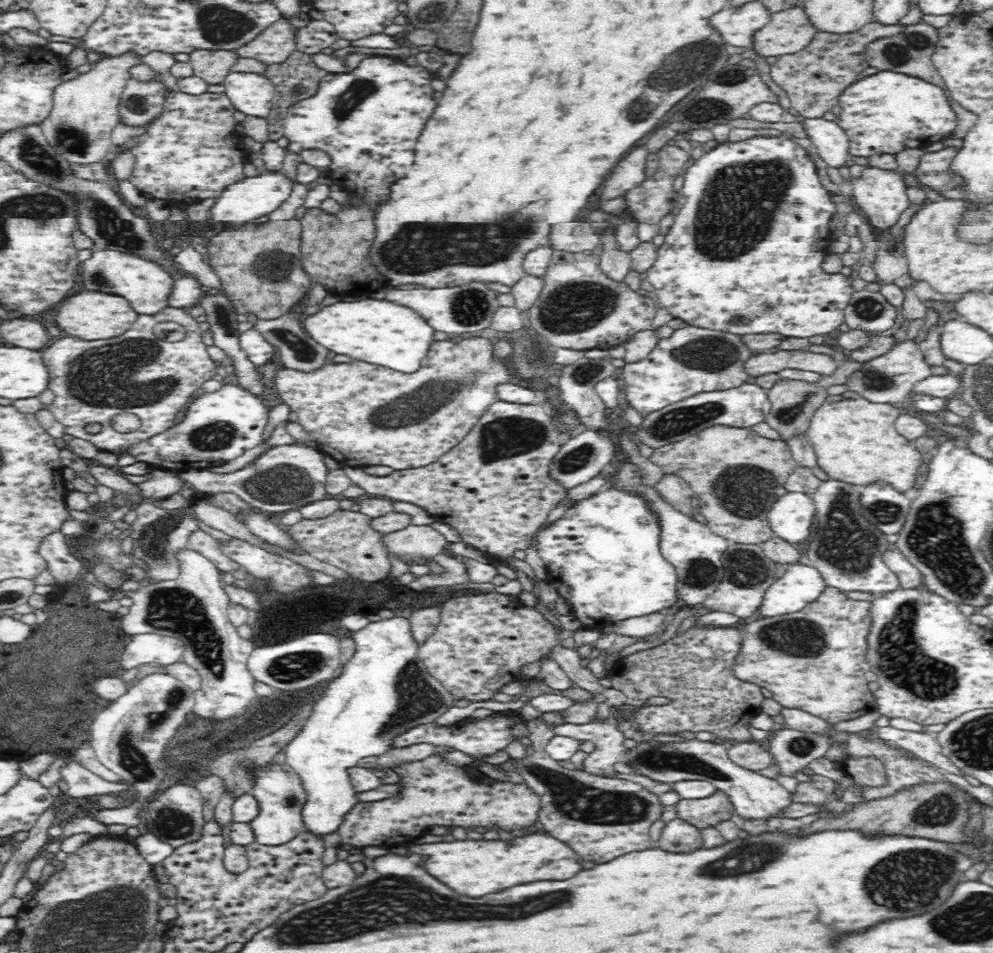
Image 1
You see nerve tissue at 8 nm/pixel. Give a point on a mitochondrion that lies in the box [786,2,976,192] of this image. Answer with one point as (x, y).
(896, 54)

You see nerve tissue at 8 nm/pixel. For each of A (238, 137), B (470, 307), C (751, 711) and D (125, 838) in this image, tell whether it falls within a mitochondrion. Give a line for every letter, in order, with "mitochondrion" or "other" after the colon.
A: other
B: mitochondrion
C: other
D: other

